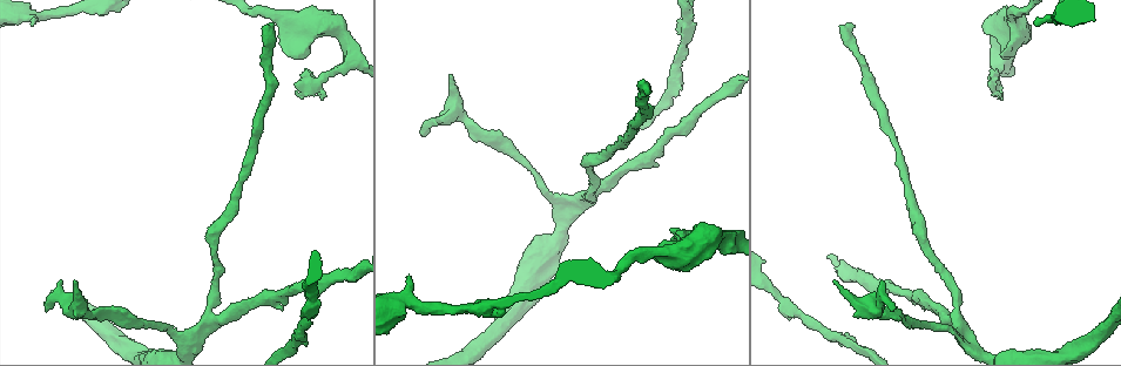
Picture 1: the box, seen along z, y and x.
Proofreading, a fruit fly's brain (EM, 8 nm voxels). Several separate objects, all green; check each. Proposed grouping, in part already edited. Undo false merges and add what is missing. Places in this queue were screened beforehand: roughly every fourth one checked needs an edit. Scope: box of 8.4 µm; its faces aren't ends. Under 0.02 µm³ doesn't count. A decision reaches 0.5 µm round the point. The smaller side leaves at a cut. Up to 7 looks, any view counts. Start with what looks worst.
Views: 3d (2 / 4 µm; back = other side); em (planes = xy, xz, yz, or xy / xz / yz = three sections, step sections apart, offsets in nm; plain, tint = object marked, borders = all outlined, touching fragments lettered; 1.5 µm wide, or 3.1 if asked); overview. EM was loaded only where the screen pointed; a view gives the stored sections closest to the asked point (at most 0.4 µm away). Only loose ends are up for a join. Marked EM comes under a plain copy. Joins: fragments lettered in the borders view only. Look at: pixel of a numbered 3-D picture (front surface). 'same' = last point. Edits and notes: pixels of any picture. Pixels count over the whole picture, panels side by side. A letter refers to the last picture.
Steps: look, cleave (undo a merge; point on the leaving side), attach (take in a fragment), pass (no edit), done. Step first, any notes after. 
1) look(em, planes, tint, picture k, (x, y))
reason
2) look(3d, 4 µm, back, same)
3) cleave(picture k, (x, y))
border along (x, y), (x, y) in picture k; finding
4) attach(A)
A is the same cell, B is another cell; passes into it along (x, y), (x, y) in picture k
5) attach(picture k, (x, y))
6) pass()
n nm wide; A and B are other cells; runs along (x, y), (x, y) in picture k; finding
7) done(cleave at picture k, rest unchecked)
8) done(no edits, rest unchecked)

look(em, planes, borders, picture 1, (1035, 26))
free end

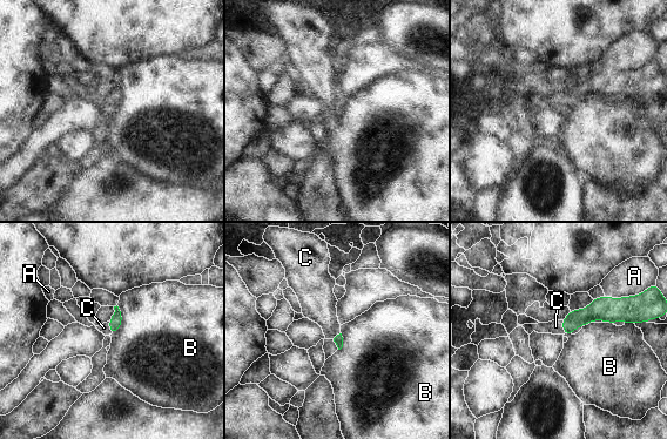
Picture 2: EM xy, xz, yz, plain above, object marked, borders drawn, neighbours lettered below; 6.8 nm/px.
attach(C)
C is the same cell, A and B are other cells; passes into it along (575, 318), (563, 326), (556, 326) in picture 2; the cell continues

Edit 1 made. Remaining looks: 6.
look(overview)

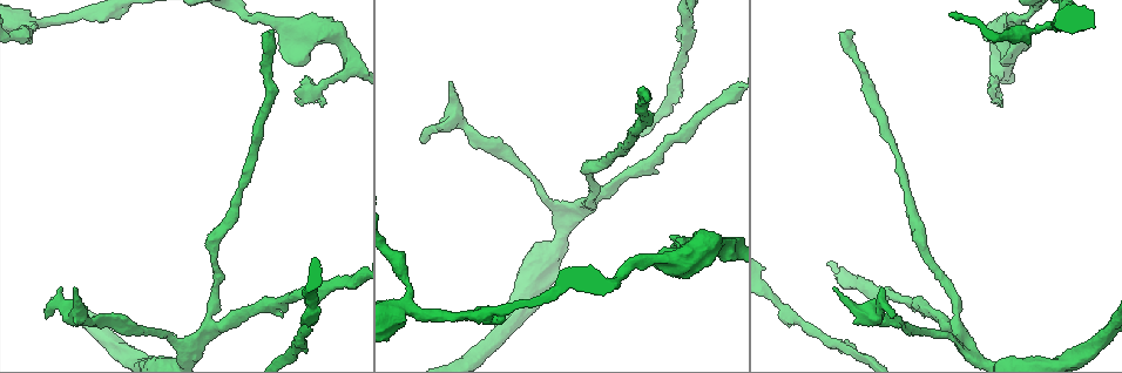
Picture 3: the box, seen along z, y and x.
look(3d, 2 µm, picture 3, (805, 323))
a narrow waist

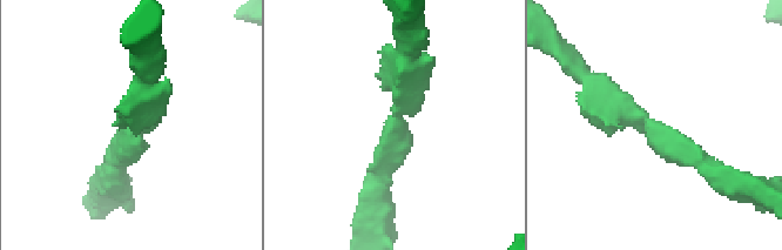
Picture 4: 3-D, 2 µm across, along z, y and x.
look(em, xz, step 8, tint, picture 4, (655, 127))
arms of 170, 200 nm; shape alone is not enough

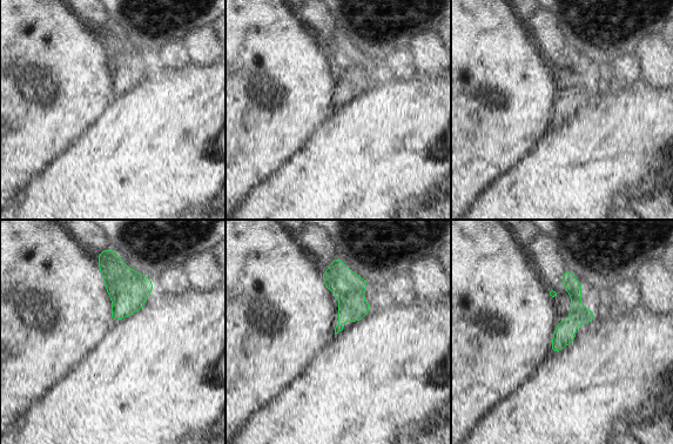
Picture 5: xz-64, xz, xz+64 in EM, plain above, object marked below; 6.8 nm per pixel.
look(em, planes, borders, same)
cut it another way

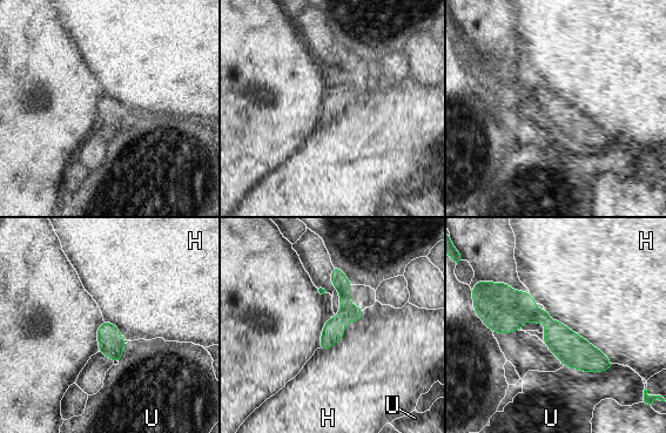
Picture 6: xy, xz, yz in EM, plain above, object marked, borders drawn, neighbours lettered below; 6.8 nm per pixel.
pass()
H and U are other cells; border along (545, 309), (613, 363) in picture 6; one cell here

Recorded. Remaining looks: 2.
look(em, yz, step 8, borders, picture 3, (212, 330))
three-way junction

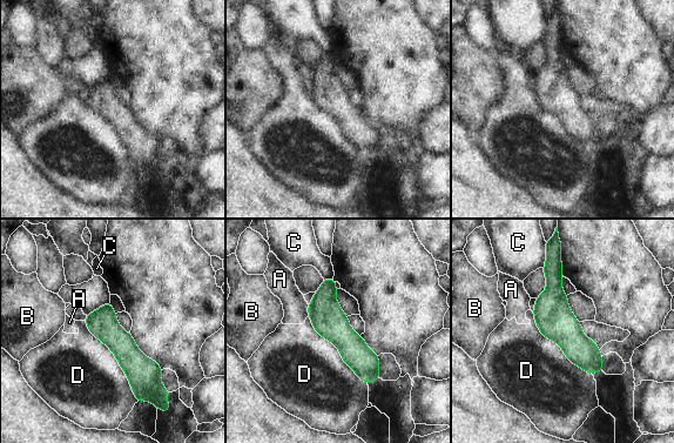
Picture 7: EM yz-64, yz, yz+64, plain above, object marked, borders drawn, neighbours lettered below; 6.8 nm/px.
pass()
D touches over 650 nm; A, B, C and D are other cells; runs along (557, 262), (554, 320), (598, 369) in picture 7; all the same cell

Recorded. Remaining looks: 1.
done(attach at picture 2, rest unchecked)

